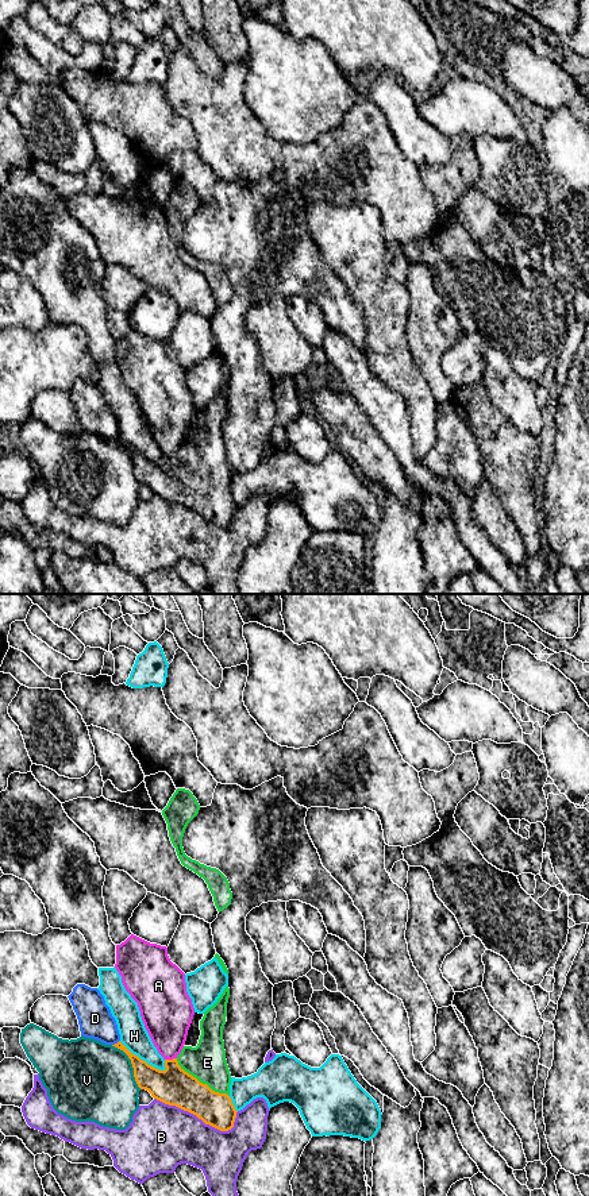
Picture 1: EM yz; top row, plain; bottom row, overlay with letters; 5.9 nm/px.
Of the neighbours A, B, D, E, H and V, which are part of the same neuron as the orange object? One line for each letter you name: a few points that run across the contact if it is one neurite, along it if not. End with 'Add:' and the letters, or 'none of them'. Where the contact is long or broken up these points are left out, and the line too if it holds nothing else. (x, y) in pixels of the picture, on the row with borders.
E: yz (174, 1087), (184, 1083), (201, 1083), (201, 1072), (207, 1063)
Add: E

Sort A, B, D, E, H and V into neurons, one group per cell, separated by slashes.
A / B / D / E / H / V

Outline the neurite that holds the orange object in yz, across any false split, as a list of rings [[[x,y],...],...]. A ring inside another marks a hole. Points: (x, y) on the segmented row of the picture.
[[[227,985],[217,1002],[204,1012],[200,1021],[201,1035],[197,1046],[184,1046],[176,1058],[165,1060],[165,1070],[149,1065],[132,1054],[120,1041],[112,1045],[123,1050],[131,1060],[134,1077],[140,1089],[149,1091],[154,1099],[165,1104],[176,1106],[196,1115],[205,1124],[220,1131],[228,1131],[234,1127],[238,1112],[230,1097],[231,1073],[227,1065],[223,1041],[228,998],[230,988]]]

